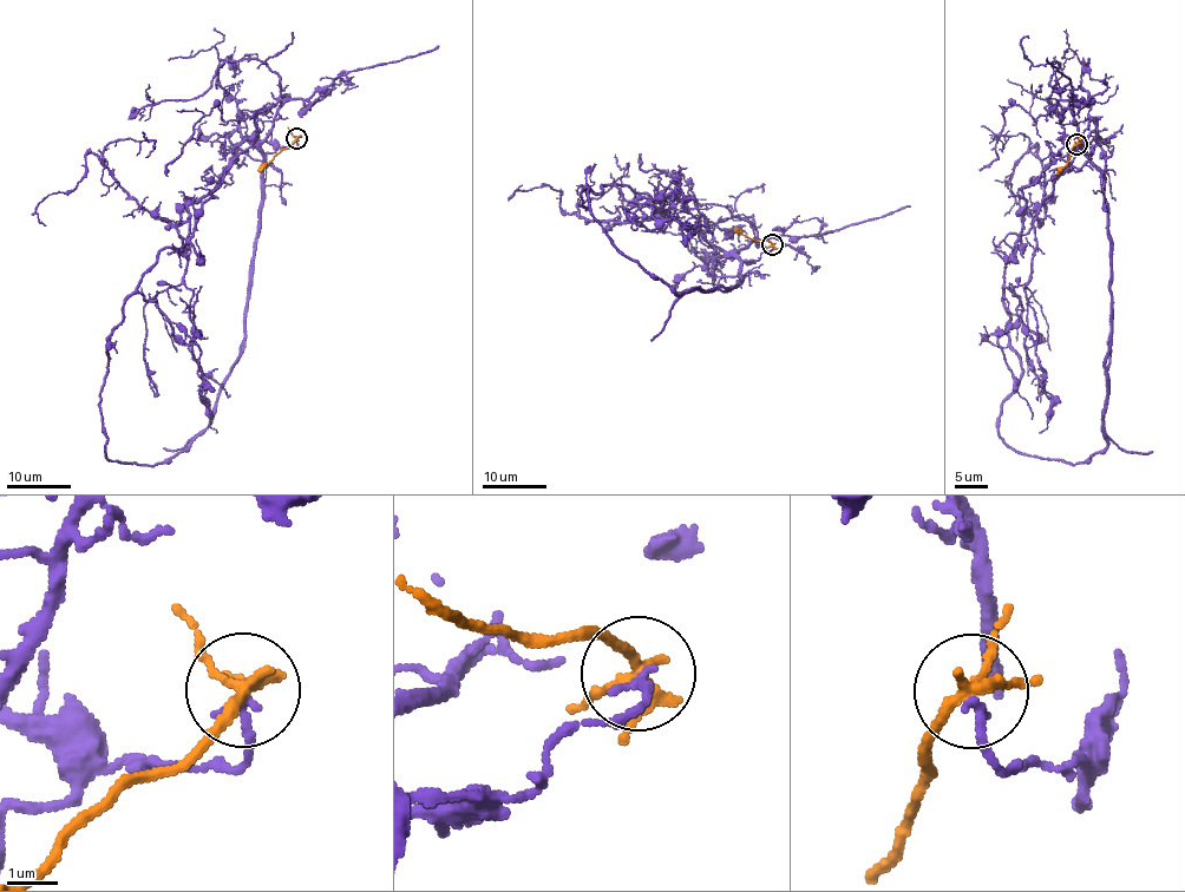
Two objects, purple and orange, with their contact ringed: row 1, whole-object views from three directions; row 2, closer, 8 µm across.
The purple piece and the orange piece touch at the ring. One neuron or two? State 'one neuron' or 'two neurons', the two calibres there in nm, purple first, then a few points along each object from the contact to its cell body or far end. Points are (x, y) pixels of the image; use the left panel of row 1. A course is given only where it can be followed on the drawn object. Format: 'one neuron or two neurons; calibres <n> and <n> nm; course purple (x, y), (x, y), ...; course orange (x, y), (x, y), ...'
two neurons; calibres 190 and 200 nm; course purple (296, 138), (274, 152), (246, 138), (182, 208), (183, 246), (164, 247), (124, 303), (100, 397), (106, 456); course orange (296, 138), (257, 170)

